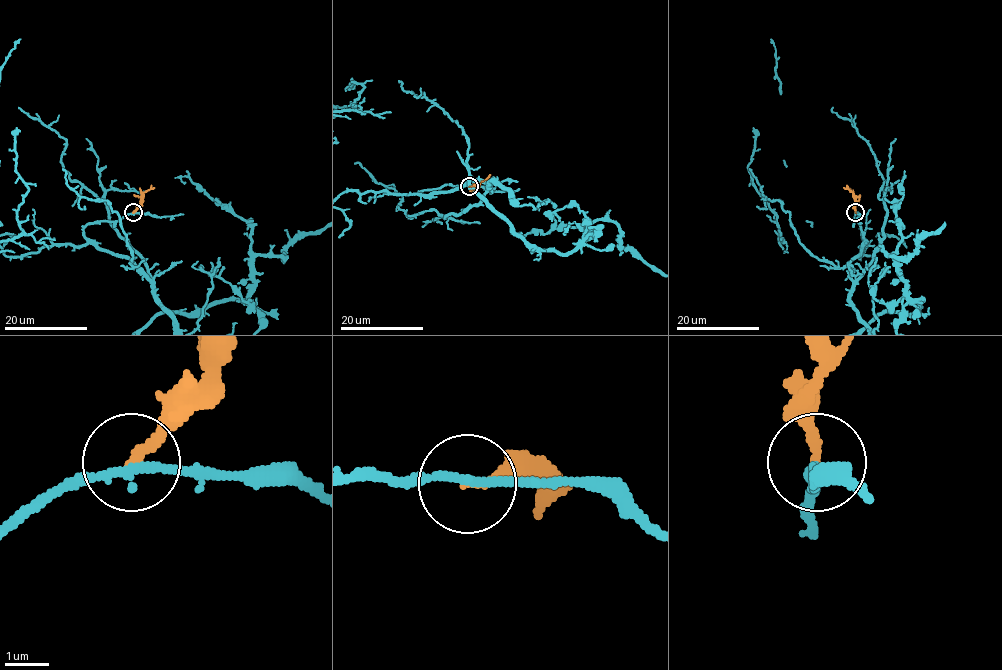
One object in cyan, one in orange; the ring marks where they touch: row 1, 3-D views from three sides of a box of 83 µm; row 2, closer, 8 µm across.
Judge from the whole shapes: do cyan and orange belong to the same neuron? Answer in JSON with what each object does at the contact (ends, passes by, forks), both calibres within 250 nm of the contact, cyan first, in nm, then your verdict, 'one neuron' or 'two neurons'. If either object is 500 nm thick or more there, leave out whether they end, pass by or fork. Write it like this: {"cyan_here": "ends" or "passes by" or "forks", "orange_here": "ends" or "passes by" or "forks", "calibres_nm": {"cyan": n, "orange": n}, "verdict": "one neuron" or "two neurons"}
{"cyan_here": "passes by", "orange_here": "ends", "calibres_nm": {"cyan": 200, "orange": 240}, "verdict": "two neurons"}

